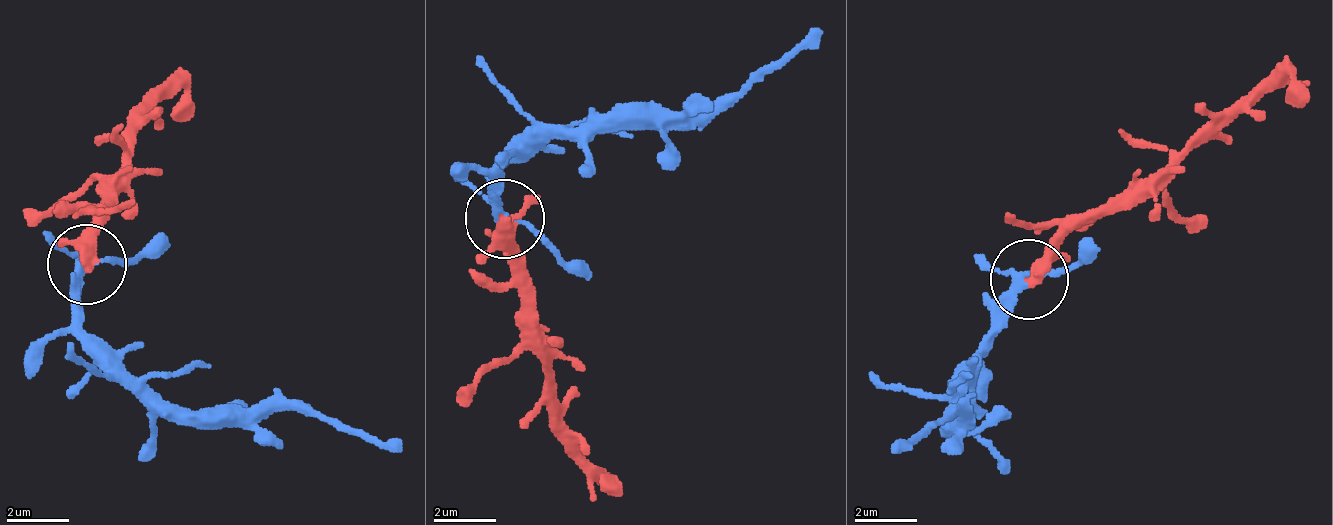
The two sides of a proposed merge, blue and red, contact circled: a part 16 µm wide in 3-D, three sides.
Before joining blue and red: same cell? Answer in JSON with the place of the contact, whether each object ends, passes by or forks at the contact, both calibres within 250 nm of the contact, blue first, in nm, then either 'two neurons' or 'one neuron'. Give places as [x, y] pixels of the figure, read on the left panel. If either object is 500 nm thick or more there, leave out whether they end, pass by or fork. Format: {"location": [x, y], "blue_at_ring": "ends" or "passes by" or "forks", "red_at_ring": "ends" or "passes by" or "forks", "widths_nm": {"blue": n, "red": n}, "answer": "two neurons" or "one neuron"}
{"location": [86, 264], "blue_at_ring": "forks", "red_at_ring": "passes by", "widths_nm": {"blue": 220, "red": 300}, "answer": "one neuron"}

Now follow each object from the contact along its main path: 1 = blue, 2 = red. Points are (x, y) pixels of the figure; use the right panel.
1: (1027, 277), (986, 349), (951, 421), (961, 411), (895, 450)
2: (1027, 277), (1086, 220), (1133, 205), (1262, 89), (1306, 102)

